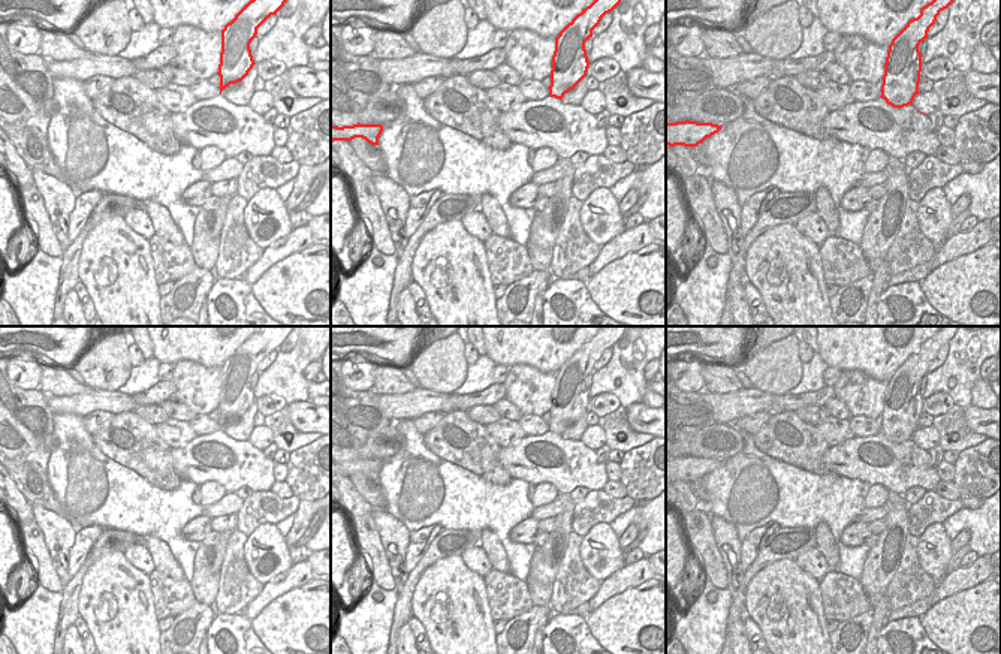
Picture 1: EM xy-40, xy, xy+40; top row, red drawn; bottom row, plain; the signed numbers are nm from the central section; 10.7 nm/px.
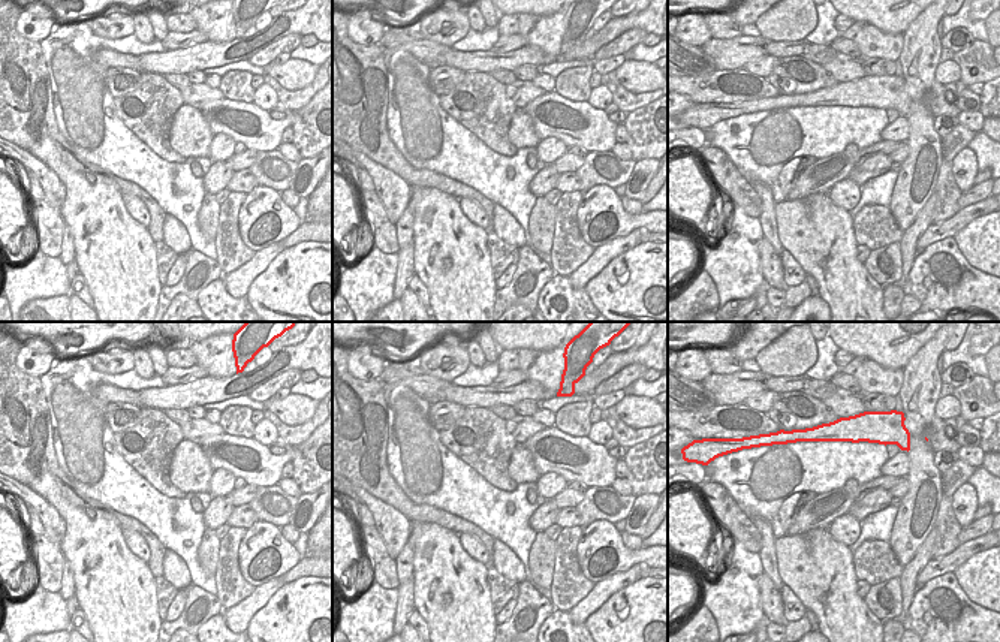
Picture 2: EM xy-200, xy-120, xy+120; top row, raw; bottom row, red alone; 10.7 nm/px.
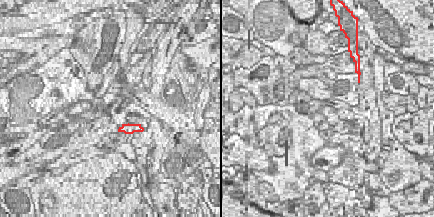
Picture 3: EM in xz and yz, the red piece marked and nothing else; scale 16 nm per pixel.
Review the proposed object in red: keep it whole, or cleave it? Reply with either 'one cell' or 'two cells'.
two cells

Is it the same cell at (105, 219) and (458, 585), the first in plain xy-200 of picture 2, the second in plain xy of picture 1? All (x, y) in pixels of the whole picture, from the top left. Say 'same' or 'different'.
same

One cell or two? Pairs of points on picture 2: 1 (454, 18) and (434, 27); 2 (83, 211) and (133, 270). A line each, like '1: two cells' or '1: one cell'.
1: one cell
2: one cell

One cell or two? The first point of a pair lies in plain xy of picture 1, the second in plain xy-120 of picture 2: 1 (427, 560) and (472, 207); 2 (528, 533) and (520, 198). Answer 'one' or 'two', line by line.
1: two
2: two

